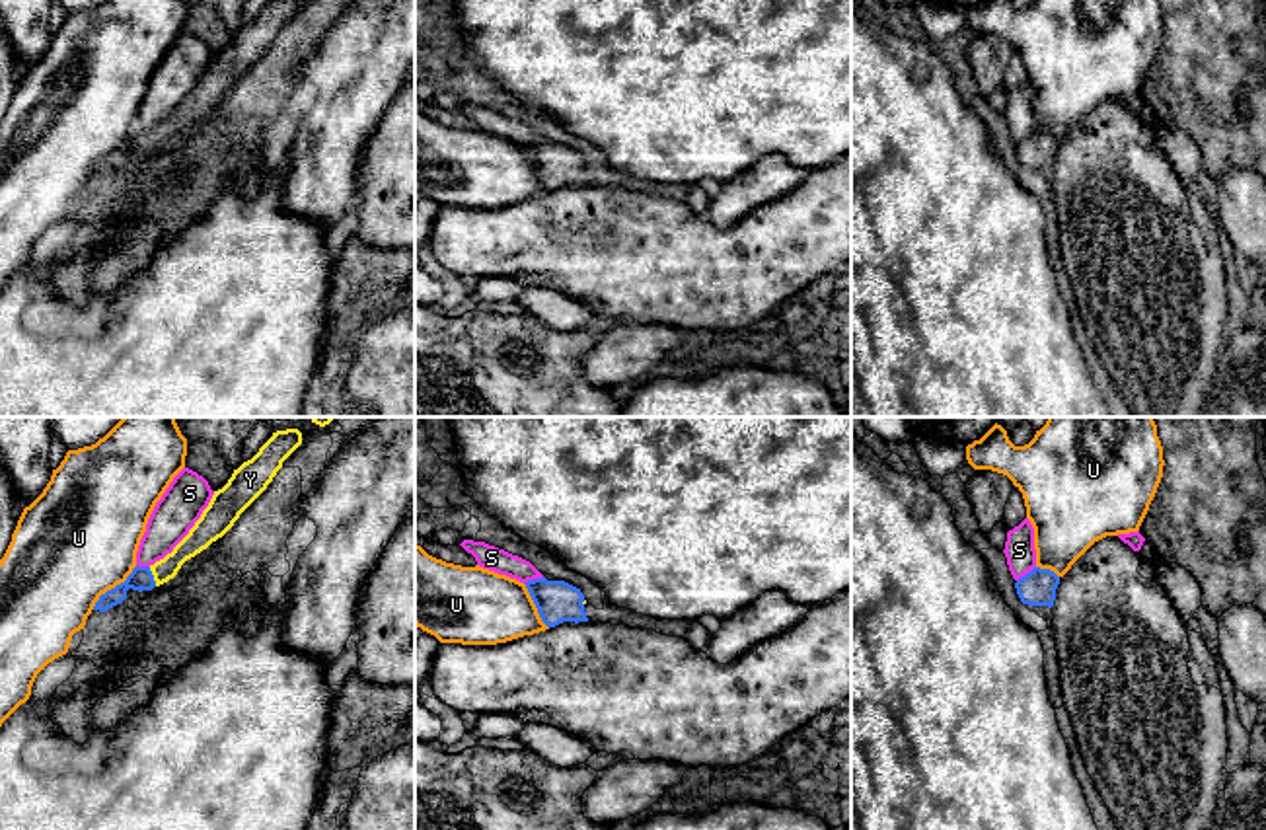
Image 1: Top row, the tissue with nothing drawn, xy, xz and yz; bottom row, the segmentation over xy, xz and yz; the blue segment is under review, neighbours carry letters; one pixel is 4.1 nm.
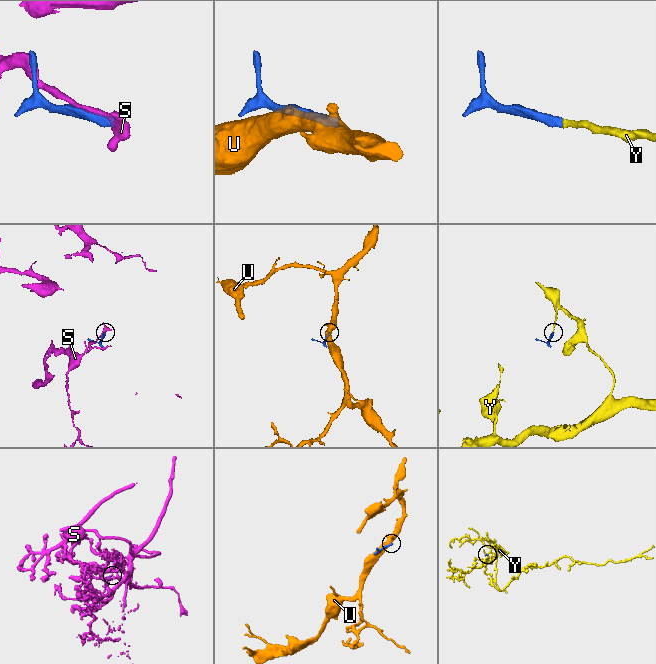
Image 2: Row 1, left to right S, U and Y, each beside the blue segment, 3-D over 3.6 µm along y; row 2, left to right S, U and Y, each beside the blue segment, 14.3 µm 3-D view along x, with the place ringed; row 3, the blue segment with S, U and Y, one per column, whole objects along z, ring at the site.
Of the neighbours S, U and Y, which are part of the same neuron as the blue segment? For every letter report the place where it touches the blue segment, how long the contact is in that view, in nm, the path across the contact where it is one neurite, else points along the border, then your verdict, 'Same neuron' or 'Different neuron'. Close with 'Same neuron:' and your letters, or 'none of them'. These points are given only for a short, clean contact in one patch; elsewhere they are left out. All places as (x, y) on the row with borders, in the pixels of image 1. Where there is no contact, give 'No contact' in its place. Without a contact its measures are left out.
S: Touches blue at xz (534, 579). Shared border 90 nm. Different neuron
U: Touches blue at xy (115, 587). Shared border 260 nm. Different neuron
Y: Touches blue at xy (152, 577). Shared border 90 nm. Path across: xy (141, 579), (152, 577), (199, 538). Same neuron
Same neuron: Y

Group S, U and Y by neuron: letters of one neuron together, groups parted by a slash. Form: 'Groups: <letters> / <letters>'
Groups: S / U / Y

